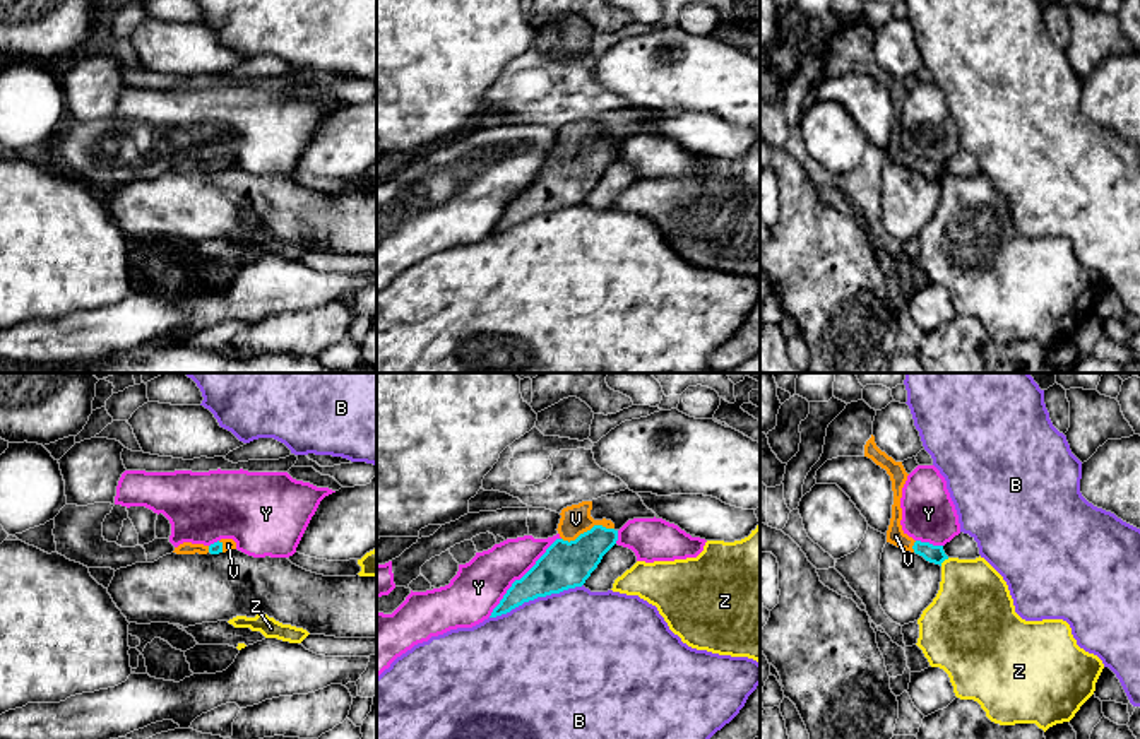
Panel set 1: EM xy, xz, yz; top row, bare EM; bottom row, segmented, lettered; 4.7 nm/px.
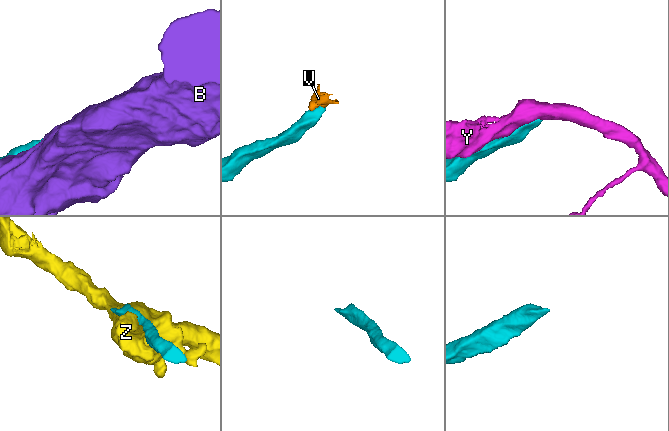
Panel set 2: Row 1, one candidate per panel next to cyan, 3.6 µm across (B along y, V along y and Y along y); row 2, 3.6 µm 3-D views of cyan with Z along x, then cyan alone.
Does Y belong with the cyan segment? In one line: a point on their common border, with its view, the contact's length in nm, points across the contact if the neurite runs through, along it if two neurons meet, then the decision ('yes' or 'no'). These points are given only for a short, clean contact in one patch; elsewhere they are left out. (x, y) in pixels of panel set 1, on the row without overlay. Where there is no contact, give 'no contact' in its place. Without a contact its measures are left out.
xz (522, 194) | 500 nm | no

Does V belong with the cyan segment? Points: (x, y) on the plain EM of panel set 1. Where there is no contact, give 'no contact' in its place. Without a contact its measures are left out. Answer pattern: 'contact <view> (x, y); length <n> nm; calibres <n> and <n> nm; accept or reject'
contact xz (587, 147); length 260 nm; calibres 220 and 140 nm; accept

